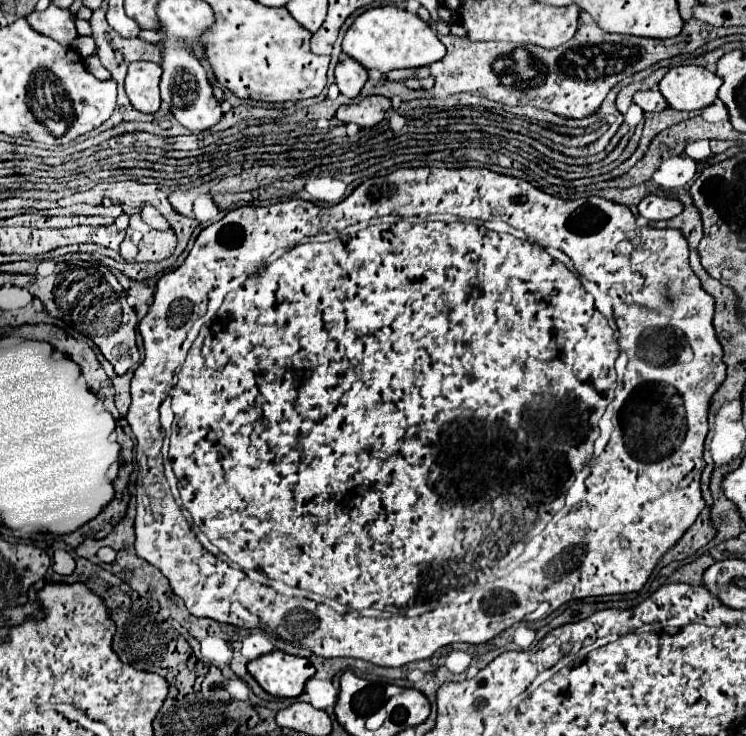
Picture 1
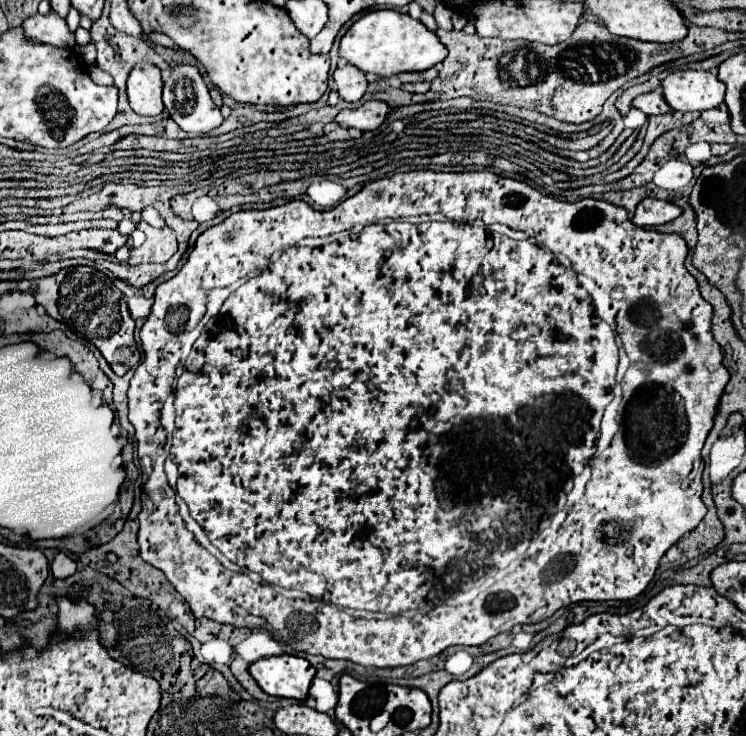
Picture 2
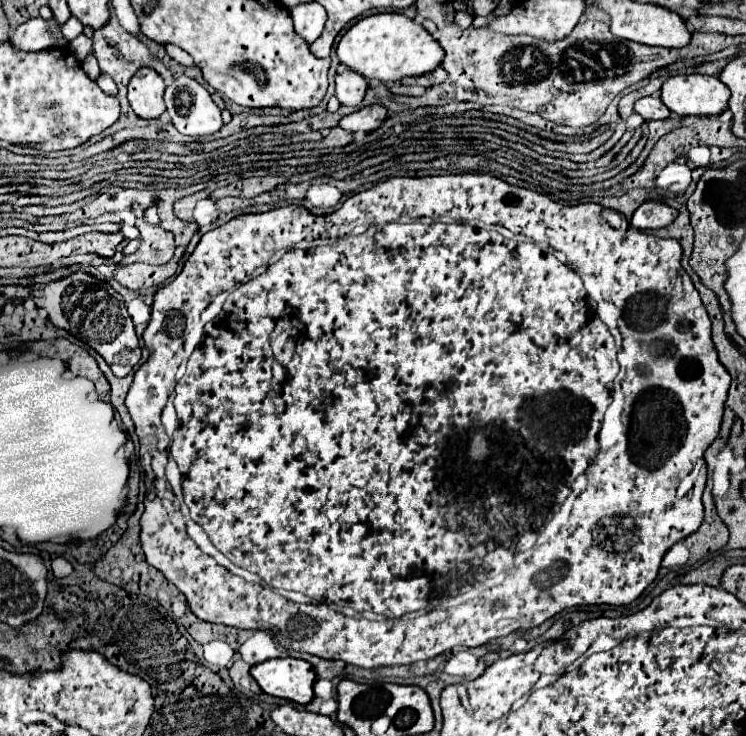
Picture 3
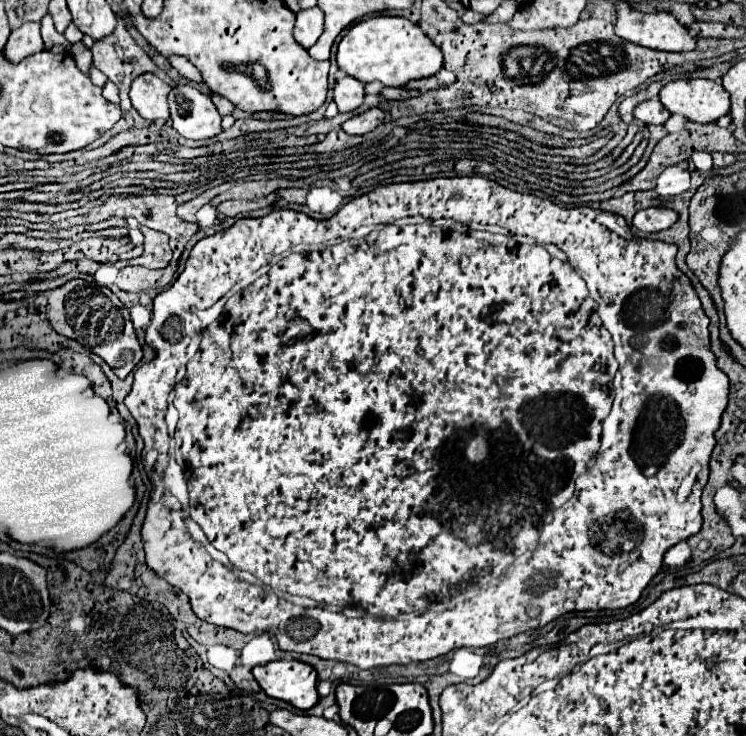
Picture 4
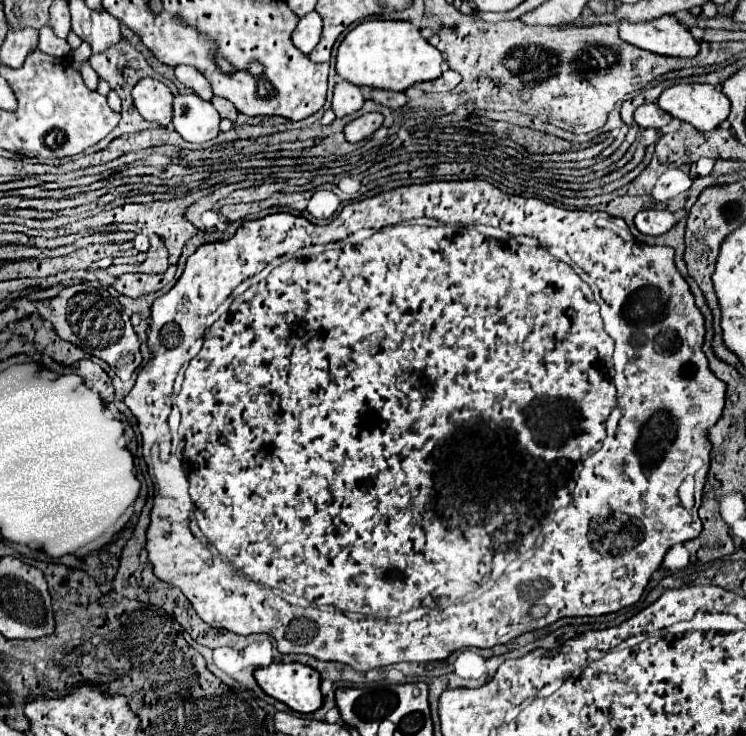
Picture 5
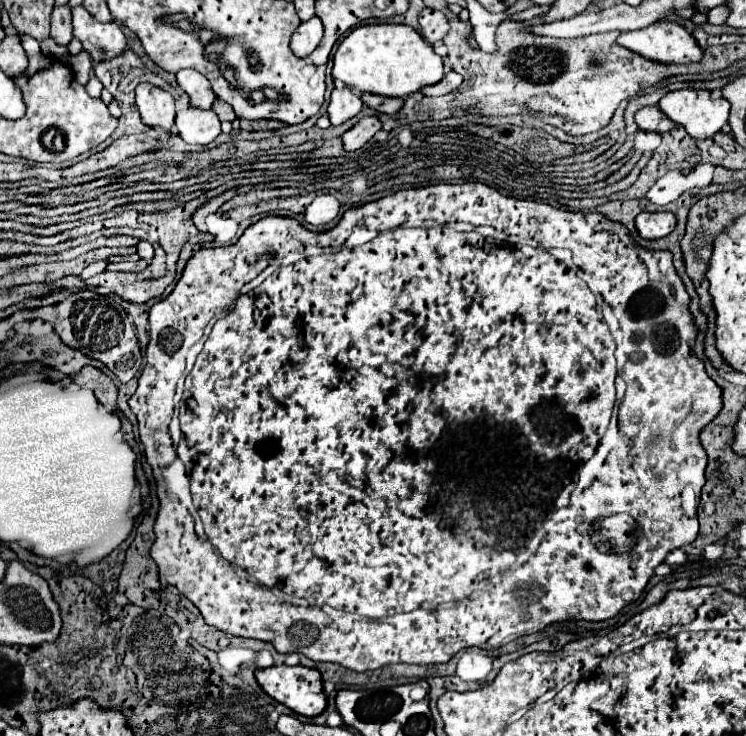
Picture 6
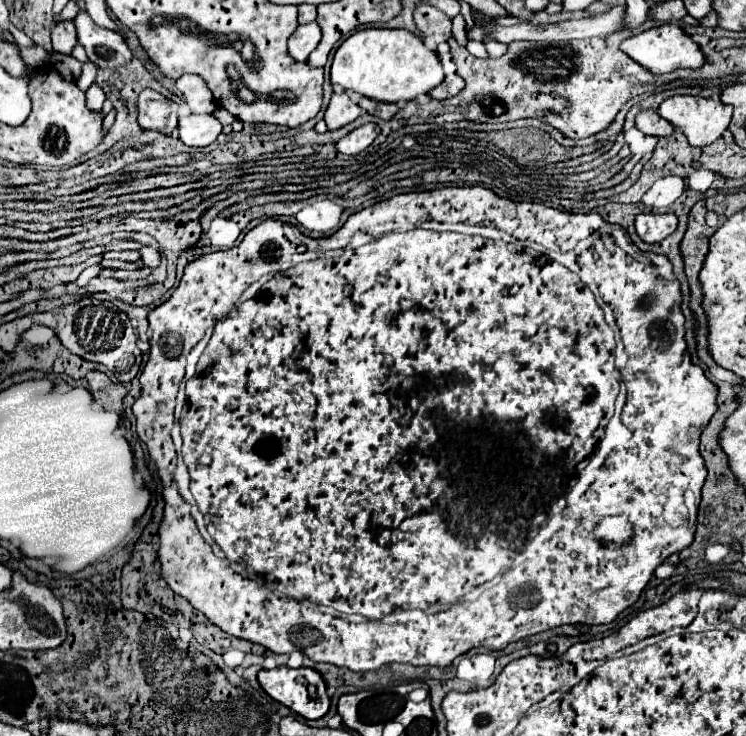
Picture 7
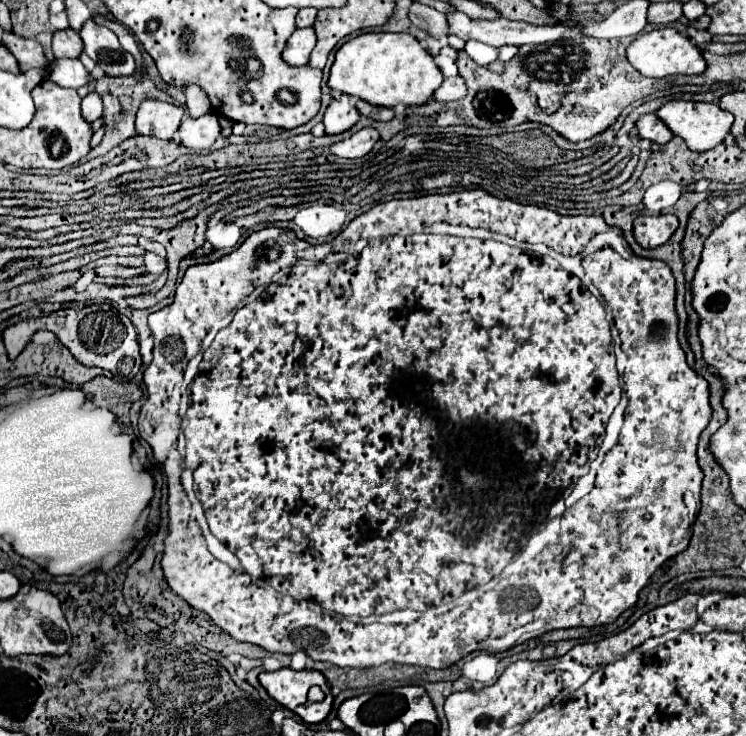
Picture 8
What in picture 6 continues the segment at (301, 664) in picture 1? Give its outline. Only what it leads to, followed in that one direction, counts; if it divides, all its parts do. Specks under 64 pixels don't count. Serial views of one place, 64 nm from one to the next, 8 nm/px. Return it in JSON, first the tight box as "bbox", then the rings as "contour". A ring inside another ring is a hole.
{"bbox":[256,666,326,718],"contour":[[[272,666],[256,670],[262,690],[296,714],[314,718],[324,712],[326,696],[320,672],[306,666]]]}

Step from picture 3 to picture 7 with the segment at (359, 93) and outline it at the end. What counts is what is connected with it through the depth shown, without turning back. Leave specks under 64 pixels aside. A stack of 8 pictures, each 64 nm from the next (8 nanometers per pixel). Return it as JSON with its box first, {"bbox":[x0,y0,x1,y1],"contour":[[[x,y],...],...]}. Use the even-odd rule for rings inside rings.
{"bbox":[324,92,362,130],"contour":[[[336,92],[336,94],[332,94],[332,100],[326,108],[324,122],[326,122],[328,130],[338,130],[338,128],[354,122],[360,114],[362,114],[362,108],[358,104],[354,104],[344,92]]]}

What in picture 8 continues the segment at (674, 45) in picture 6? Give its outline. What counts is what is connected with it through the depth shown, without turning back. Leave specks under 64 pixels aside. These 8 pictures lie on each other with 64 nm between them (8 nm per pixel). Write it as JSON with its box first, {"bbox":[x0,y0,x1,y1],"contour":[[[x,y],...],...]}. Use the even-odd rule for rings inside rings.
{"bbox":[628,28,706,78],"contour":[[[662,28],[662,30],[652,30],[648,34],[638,36],[630,46],[628,46],[628,62],[648,78],[666,78],[674,74],[702,74],[706,70],[706,60],[702,58],[702,52],[682,34],[678,34],[674,28]]]}

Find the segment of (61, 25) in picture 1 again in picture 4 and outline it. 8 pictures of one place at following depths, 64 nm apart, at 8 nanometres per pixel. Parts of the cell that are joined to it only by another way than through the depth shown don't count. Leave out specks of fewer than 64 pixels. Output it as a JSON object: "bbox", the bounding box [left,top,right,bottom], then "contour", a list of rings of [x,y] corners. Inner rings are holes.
{"bbox":[2,24,44,64],"contour":[[[24,24],[24,26],[12,30],[2,52],[4,52],[6,60],[18,64],[26,56],[36,54],[40,50],[44,50],[42,36],[40,36],[40,24]]]}

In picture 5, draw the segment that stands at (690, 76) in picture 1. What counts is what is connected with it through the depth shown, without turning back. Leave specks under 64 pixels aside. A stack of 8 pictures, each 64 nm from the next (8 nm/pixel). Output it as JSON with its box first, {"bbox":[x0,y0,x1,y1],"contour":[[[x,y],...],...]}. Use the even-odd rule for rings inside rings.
{"bbox":[658,84,730,132],"contour":[[[676,84],[662,92],[658,106],[670,116],[692,124],[698,132],[720,126],[730,114],[730,100],[710,84]]]}

